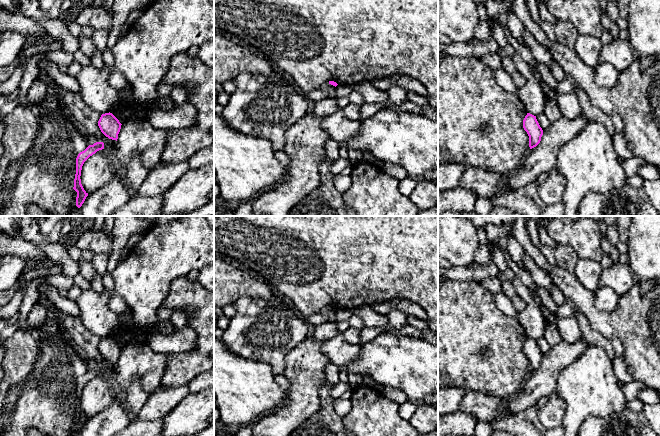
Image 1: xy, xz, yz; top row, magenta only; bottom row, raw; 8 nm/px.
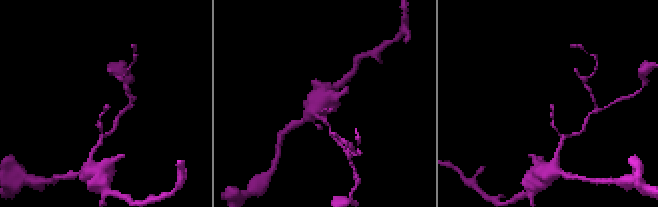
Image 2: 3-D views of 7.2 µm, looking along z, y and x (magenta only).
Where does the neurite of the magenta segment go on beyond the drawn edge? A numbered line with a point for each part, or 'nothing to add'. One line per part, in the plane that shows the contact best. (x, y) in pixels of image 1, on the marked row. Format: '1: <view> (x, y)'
nothing to add

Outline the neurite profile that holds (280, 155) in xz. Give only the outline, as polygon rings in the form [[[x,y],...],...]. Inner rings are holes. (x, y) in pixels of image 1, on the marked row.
[[[284,149],[275,151],[274,156],[284,167],[288,166],[289,158],[288,158],[287,154],[285,153]]]

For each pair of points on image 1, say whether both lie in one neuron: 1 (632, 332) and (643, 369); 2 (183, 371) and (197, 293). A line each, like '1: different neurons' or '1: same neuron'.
1: same neuron
2: same neuron

